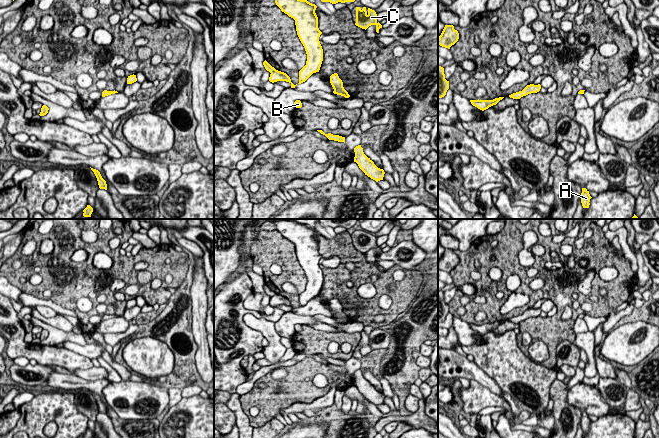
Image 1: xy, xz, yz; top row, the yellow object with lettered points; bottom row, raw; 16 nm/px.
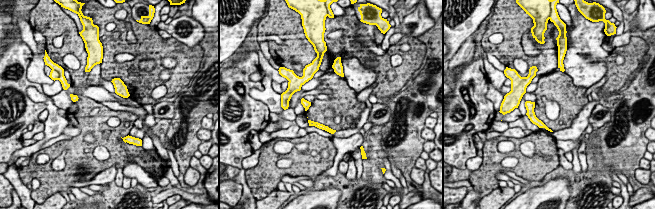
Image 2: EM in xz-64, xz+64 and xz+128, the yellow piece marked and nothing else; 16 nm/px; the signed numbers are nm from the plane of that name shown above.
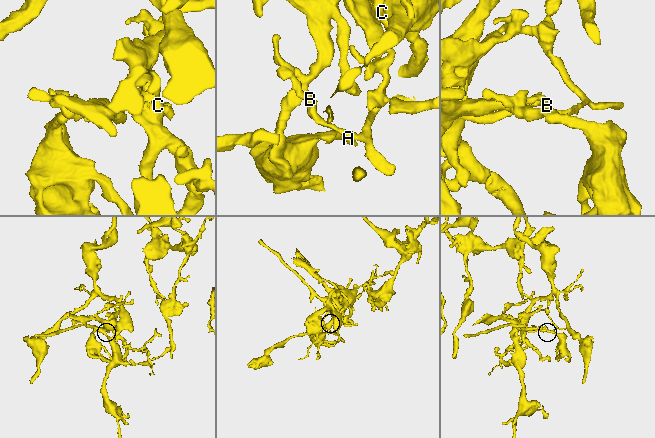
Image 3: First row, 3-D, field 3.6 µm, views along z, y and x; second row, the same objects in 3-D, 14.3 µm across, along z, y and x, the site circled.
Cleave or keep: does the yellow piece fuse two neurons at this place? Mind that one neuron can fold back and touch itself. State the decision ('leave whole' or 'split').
split

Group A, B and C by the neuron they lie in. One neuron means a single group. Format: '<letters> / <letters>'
A B / C

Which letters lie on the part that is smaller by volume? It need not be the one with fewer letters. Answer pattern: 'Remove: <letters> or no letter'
Remove: C

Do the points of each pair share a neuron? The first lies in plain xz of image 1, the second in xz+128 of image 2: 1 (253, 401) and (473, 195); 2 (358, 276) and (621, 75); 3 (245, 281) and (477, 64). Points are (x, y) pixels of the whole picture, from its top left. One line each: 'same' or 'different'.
1: different
2: same
3: same

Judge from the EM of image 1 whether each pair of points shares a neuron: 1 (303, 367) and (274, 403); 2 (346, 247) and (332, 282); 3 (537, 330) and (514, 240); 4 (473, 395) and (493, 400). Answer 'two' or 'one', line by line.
1: one
2: one
3: one
4: one

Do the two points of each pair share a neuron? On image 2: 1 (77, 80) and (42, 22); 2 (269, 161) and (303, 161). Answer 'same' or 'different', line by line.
1: same
2: same

